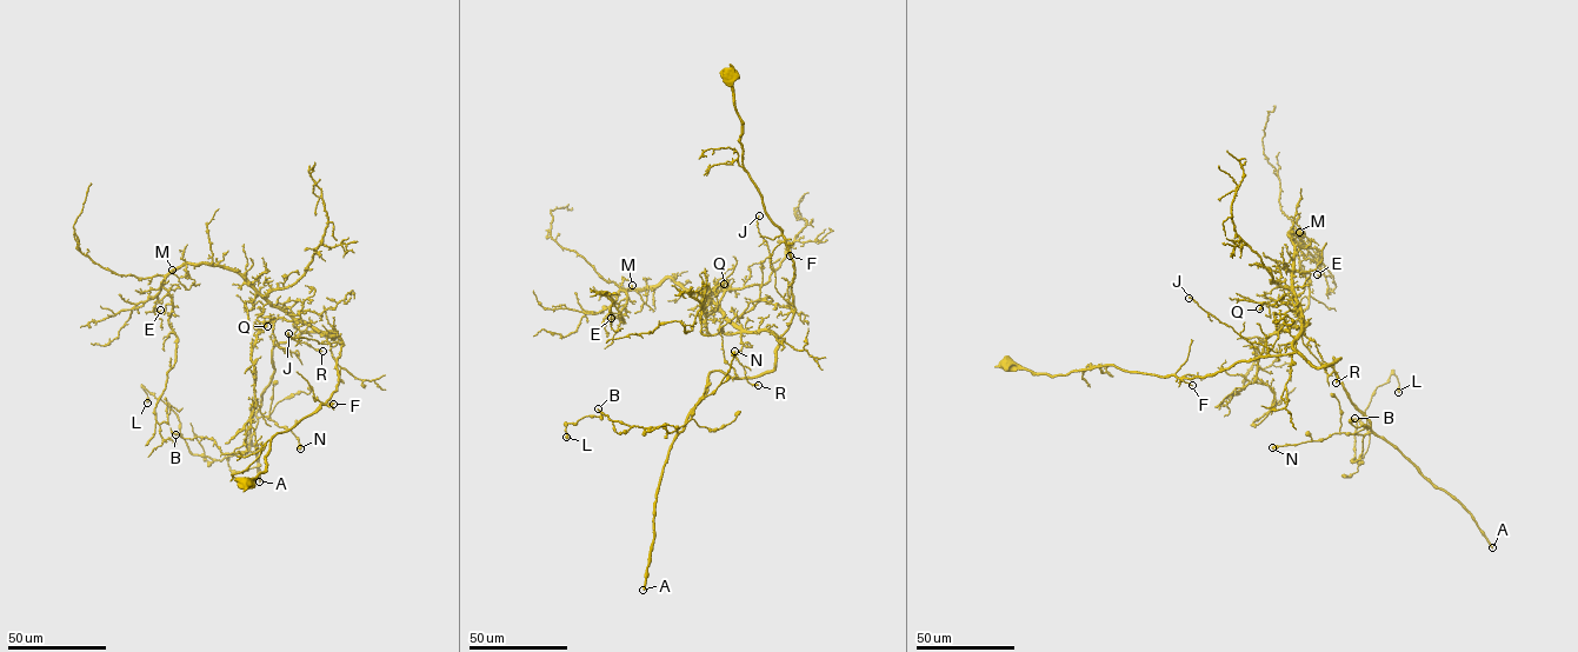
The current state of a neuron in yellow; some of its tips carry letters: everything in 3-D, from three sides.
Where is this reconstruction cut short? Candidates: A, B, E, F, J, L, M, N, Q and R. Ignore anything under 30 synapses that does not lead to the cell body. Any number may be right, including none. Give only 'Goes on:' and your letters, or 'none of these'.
Goes on: A, B

